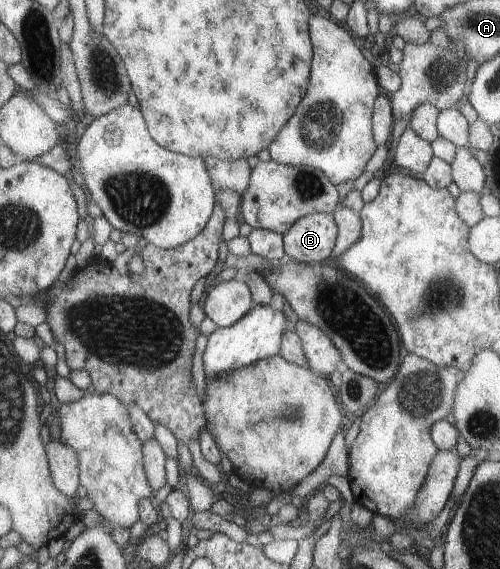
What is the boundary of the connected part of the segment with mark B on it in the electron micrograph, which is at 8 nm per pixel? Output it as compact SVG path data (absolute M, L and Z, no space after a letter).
M332 214L305 215L283 234L285 258L303 264L329 261L335 242L336 223Z

